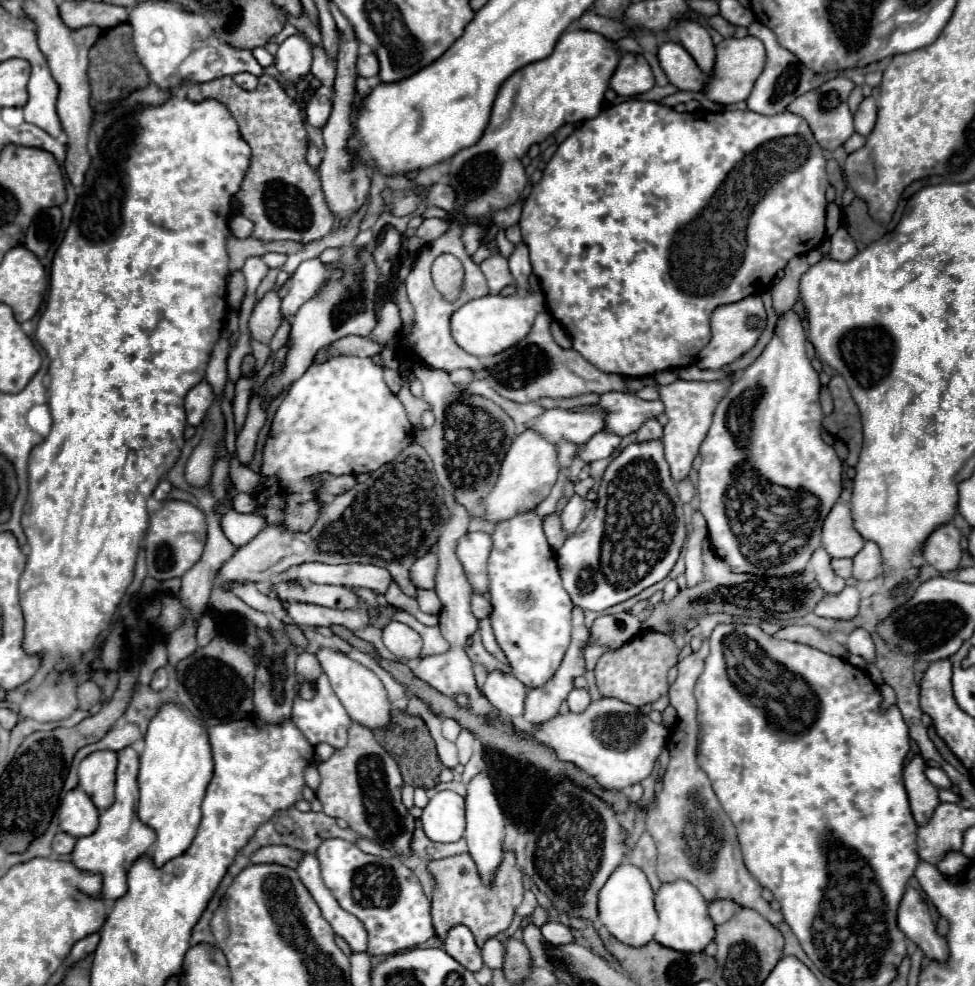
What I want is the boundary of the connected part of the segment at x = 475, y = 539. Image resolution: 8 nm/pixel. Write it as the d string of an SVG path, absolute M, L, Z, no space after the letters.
M471 532L459 538L457 542L457 558L465 568L473 588L477 592L485 592L489 586L487 580L487 558L491 550L491 536L485 532Z

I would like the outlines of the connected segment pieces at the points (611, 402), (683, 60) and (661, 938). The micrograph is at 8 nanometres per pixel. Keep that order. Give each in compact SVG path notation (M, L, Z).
M607 392L593 408L607 410L605 430L615 432L619 436L637 432L639 426L647 422L647 418L659 418L659 414L663 414L663 402L647 402L629 392Z
M665 42L659 46L659 64L665 70L669 82L685 92L701 92L707 76L699 70L691 54L681 44Z
M675 880L675 882L661 884L661 888L655 894L655 910L659 912L659 928L655 932L655 940L661 946L681 950L681 952L701 952L701 950L705 950L705 946L715 938L715 924L711 922L707 906L709 906L709 902L703 898L703 894L699 894L699 890L695 886L691 886L691 882L687 882L687 880Z

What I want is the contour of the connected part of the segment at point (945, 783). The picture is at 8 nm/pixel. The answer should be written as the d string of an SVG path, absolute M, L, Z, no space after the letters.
M927 768L925 776L931 780L931 784L935 788L951 788L951 780L947 778L947 774L941 768Z

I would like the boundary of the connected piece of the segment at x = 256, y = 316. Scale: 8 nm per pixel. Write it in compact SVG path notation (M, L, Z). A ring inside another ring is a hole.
M267 292L263 300L253 308L253 314L249 318L249 332L257 342L269 344L277 328L281 326L281 298L277 292Z

